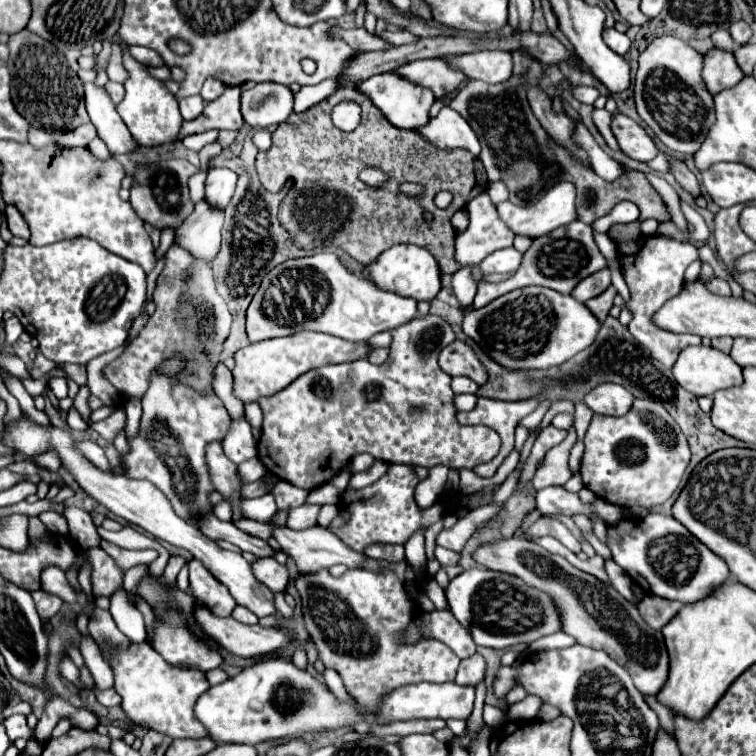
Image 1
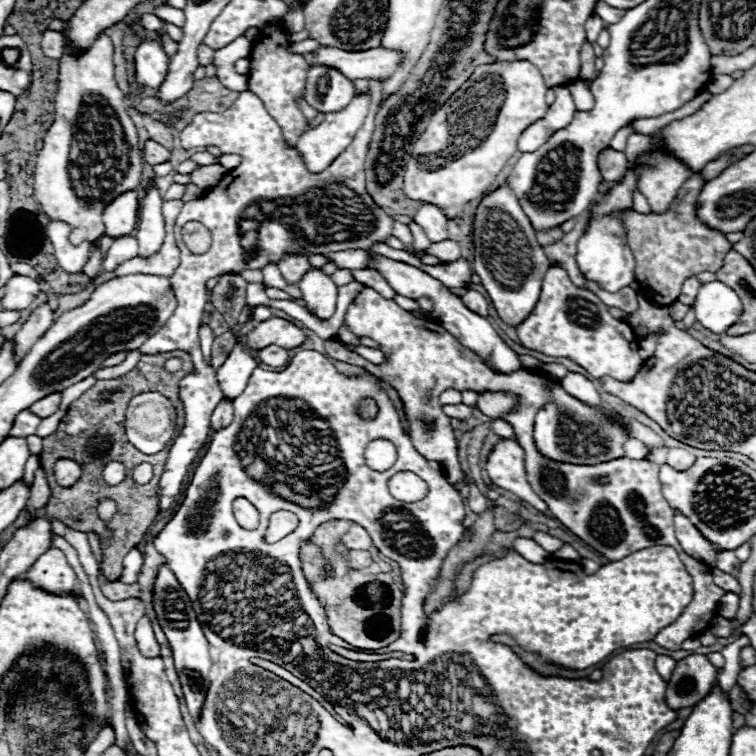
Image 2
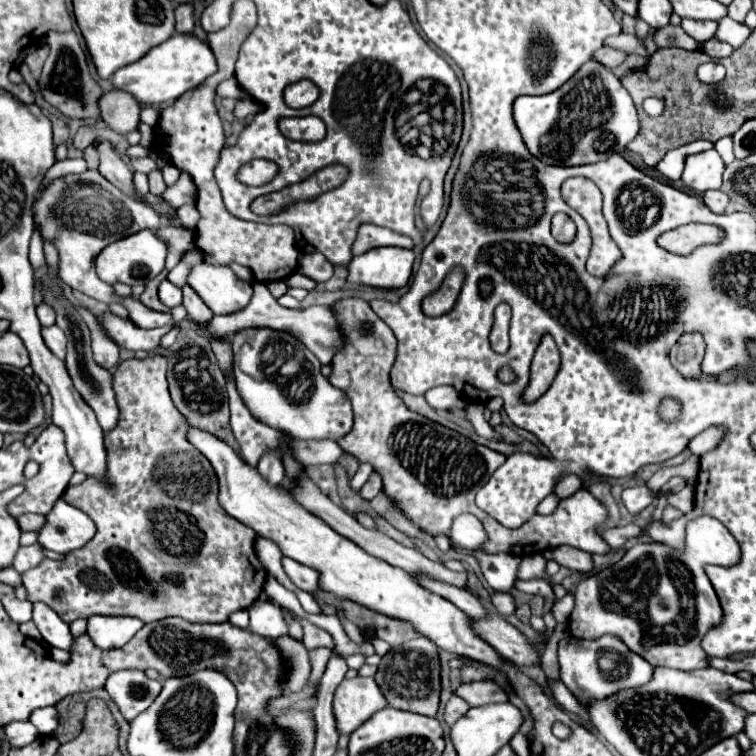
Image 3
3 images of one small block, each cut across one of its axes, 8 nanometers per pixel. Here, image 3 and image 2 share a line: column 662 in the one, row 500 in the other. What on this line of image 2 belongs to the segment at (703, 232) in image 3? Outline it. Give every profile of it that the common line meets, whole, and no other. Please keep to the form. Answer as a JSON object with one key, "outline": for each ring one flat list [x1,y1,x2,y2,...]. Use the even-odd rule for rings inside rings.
{"outline":[[238,497,233,502,233,512,240,526,244,529,253,530,259,523,257,509,245,498]]}

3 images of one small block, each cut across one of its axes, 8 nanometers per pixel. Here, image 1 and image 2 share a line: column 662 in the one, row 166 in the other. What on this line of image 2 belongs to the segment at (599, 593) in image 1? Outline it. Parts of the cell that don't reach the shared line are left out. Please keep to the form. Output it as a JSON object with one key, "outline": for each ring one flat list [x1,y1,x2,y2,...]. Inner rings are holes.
{"outline":[[656,152,644,156,636,168,638,190,646,196,652,212,666,212,674,202,680,186,692,176,692,172,676,158]]}

